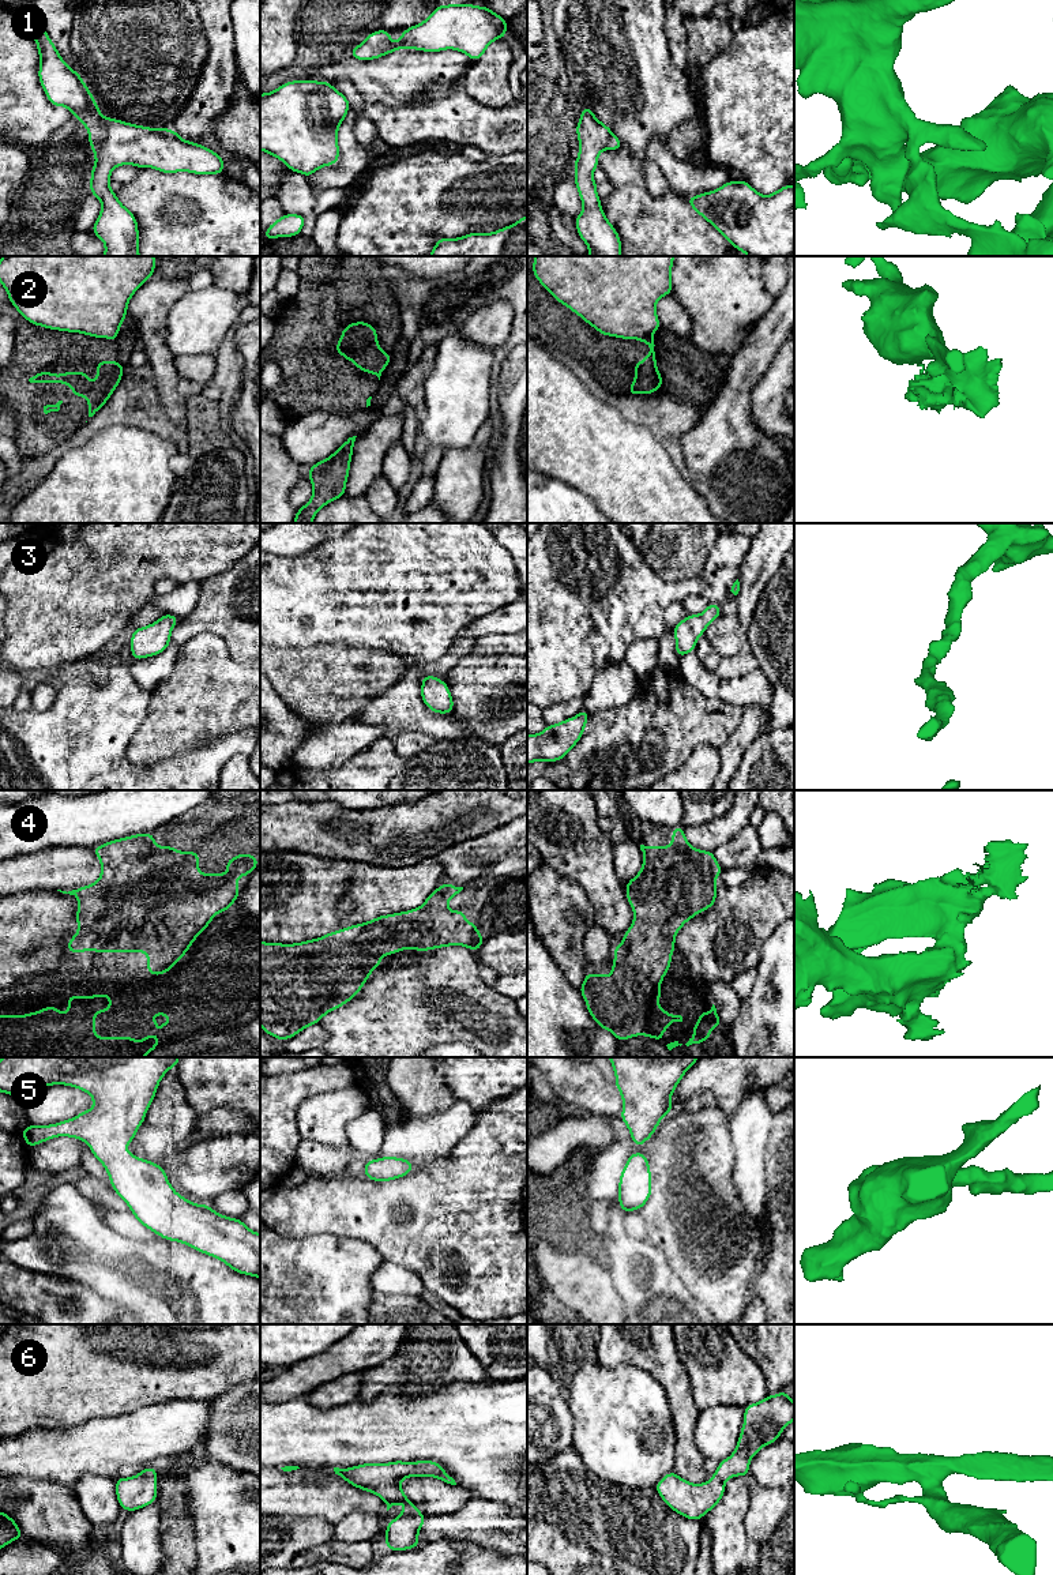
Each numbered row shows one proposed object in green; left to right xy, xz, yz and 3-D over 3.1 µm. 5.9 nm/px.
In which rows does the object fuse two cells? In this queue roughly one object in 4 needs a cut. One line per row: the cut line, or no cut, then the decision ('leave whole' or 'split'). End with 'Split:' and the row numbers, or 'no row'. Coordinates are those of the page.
1: no cut; leave whole
2: cut in yz along (649, 335), (640, 339); split
3: no cut; leave whole
4: no cut; leave whole
5: no cut; leave whole
6: no cut; leave whole
Split: 2

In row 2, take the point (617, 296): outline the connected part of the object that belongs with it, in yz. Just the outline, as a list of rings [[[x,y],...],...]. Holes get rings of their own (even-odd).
[[[534,256],[533,274],[563,305],[599,334],[643,339],[661,328],[657,302],[672,294],[674,256]]]

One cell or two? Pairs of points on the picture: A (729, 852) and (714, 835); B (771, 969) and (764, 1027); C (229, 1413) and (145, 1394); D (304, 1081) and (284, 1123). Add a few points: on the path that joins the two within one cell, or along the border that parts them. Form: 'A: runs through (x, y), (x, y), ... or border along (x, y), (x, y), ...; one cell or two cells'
A: border along (748, 823), (713, 852); two cells
B: runs through (771, 984), (771, 1012); one cell
C: border along (239, 1384), (209, 1399); two cells
D: runs through (293, 1092), (284, 1101), (284, 1112); one cell

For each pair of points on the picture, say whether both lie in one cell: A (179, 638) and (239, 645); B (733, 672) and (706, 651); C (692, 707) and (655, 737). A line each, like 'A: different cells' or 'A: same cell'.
A: same cell
B: same cell
C: same cell

